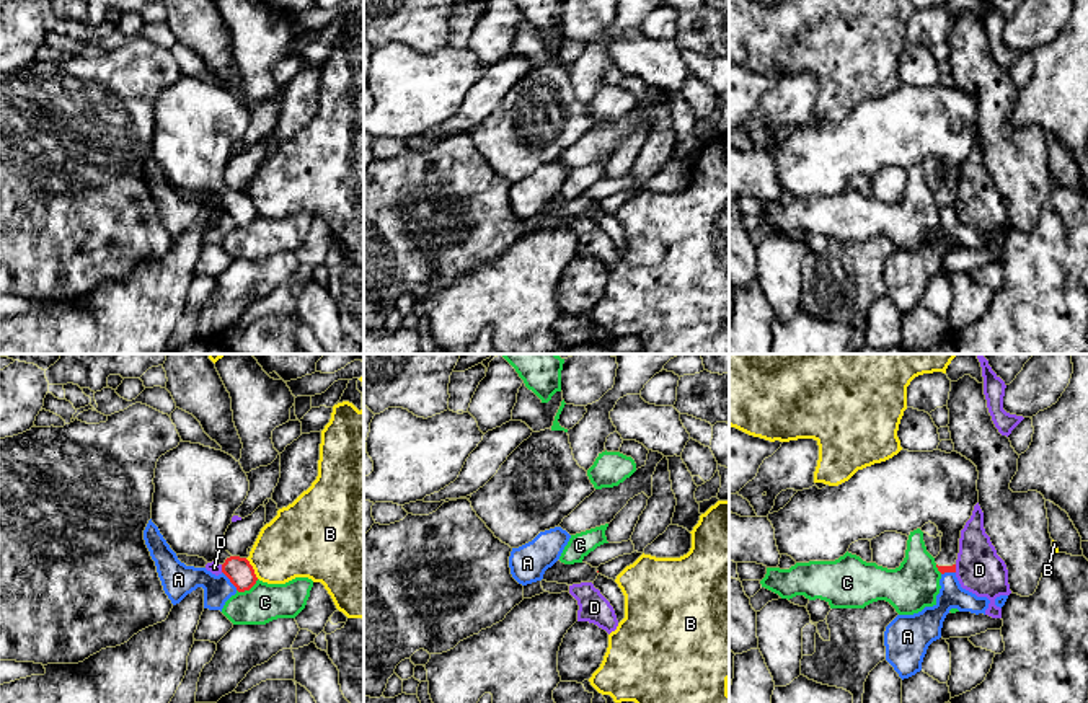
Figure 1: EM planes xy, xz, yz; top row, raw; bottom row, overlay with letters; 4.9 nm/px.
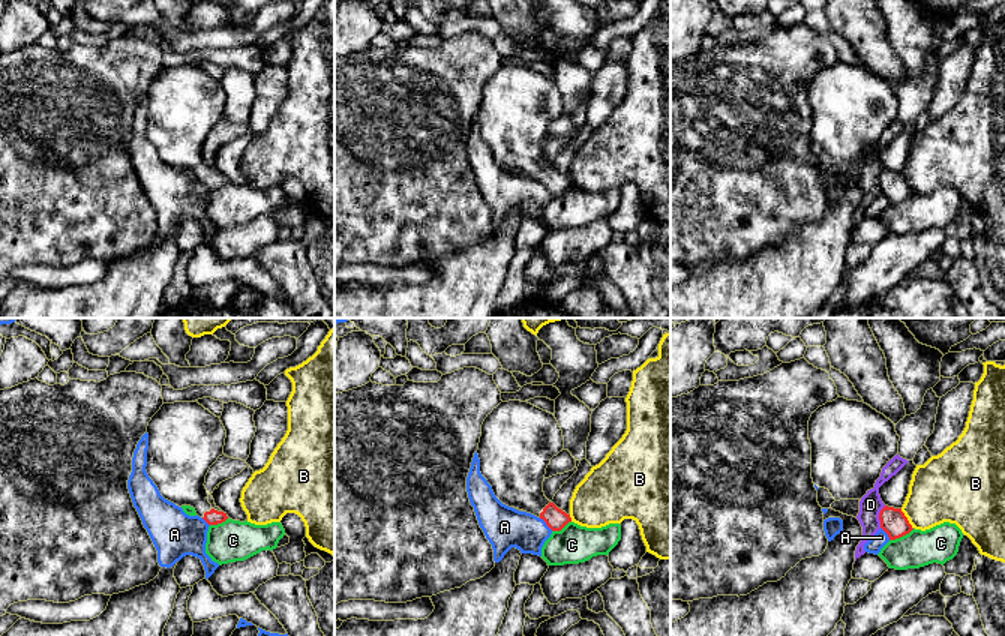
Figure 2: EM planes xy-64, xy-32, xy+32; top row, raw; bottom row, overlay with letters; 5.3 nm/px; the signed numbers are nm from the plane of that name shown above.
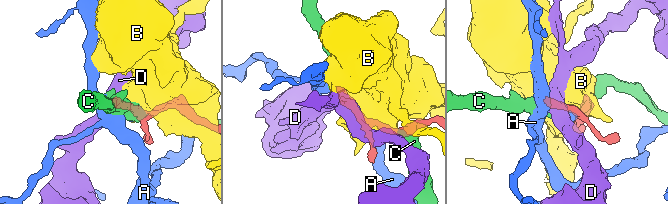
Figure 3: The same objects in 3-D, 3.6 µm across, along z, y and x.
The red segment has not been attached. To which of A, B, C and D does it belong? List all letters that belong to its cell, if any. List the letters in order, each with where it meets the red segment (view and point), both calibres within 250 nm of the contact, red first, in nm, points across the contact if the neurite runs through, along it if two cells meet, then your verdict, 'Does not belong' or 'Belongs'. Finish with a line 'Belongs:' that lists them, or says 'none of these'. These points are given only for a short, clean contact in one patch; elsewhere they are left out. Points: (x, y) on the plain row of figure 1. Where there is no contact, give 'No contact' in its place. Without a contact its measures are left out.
A: Touches red at xy (230, 216). Thickness 130 nm (red) against 160 nm. Does not belong
B: Touches red at xy (252, 203). Thickness 130 nm (red) against 340 nm. Does not belong
C: Touches red at xy (247, 224). Thickness 130 nm (red) against 190 nm. Does not belong
D: Touches red at xy (222, 203). Thickness 130 nm (red) against 60 nm. Boundary: xy (221, 199), (222, 206). Does not belong
Belongs: none of these

